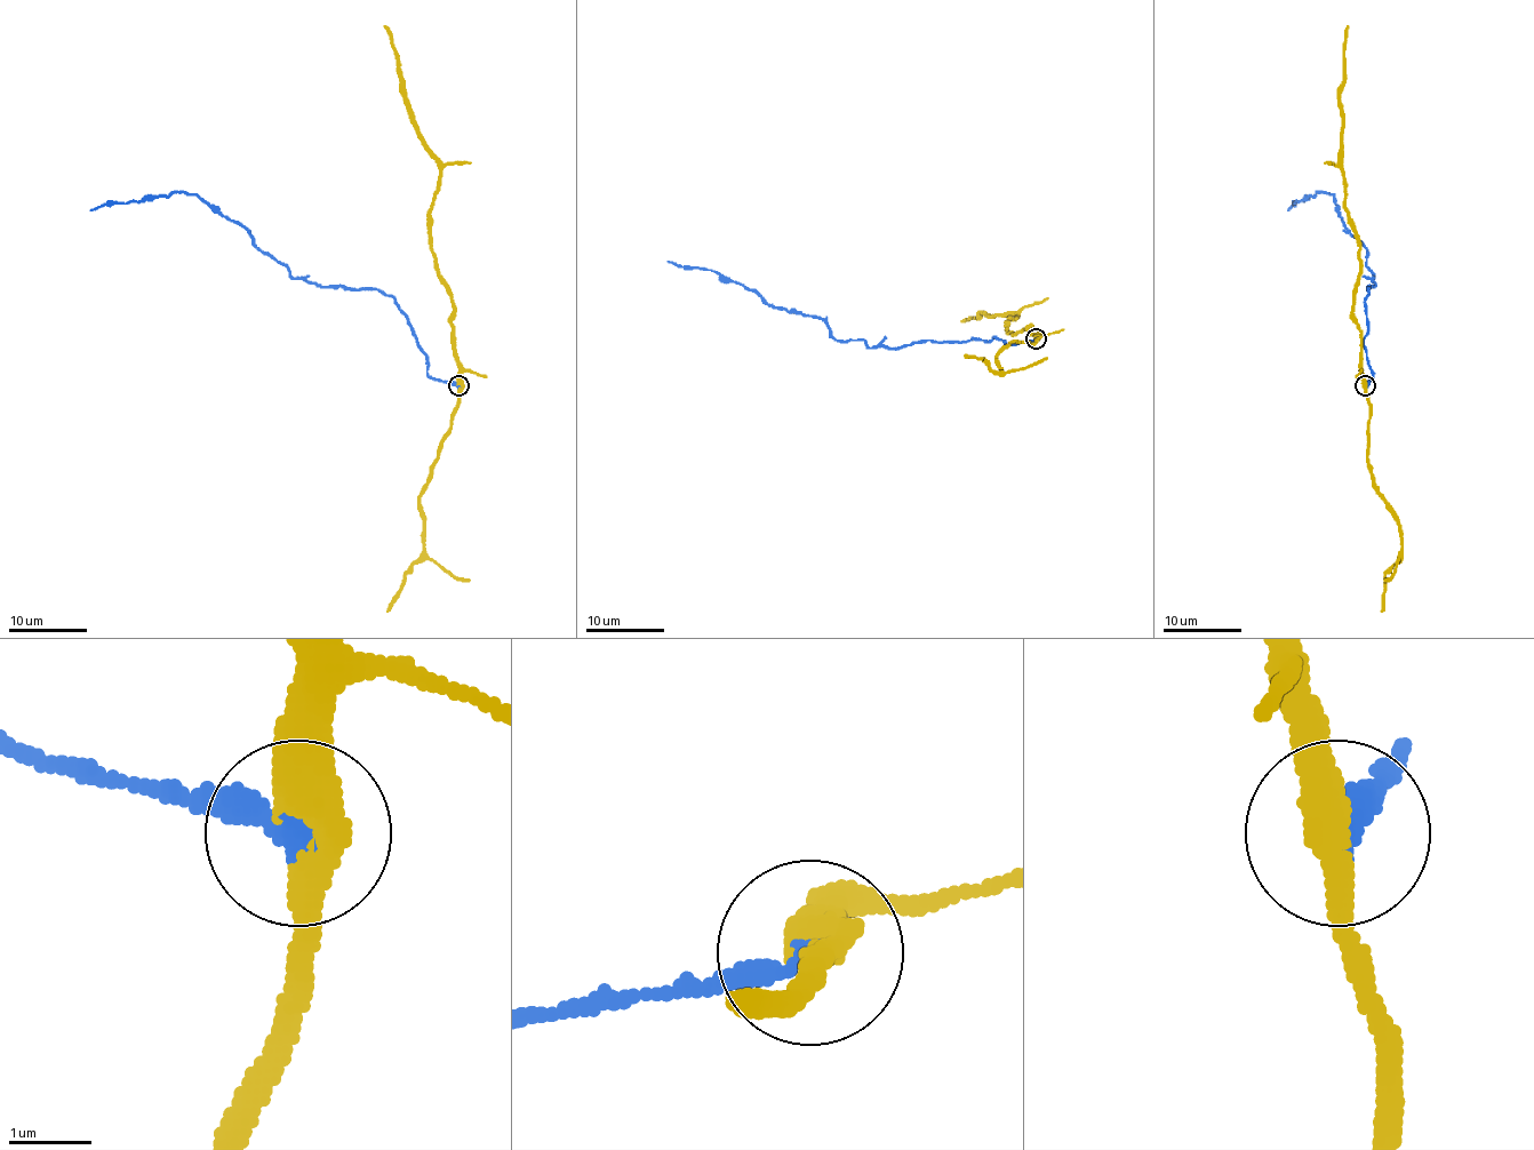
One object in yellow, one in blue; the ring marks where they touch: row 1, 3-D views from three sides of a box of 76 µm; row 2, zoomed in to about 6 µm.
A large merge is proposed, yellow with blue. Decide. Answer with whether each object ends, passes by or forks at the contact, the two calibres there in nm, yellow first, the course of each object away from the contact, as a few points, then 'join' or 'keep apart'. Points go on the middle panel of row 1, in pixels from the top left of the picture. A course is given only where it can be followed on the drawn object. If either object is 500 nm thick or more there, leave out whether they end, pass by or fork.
yellow passes by; blue ends; calibres 420 and 320 nm; course yellow (1037, 338), (1031, 335), (1031, 327), (1015, 333), (1007, 330), (1009, 319), (1017, 316), (982, 313), (960, 321); course blue (1037, 338), (871, 349), (838, 341), (819, 317), (772, 305), (712, 270), (668, 261); keep apart

